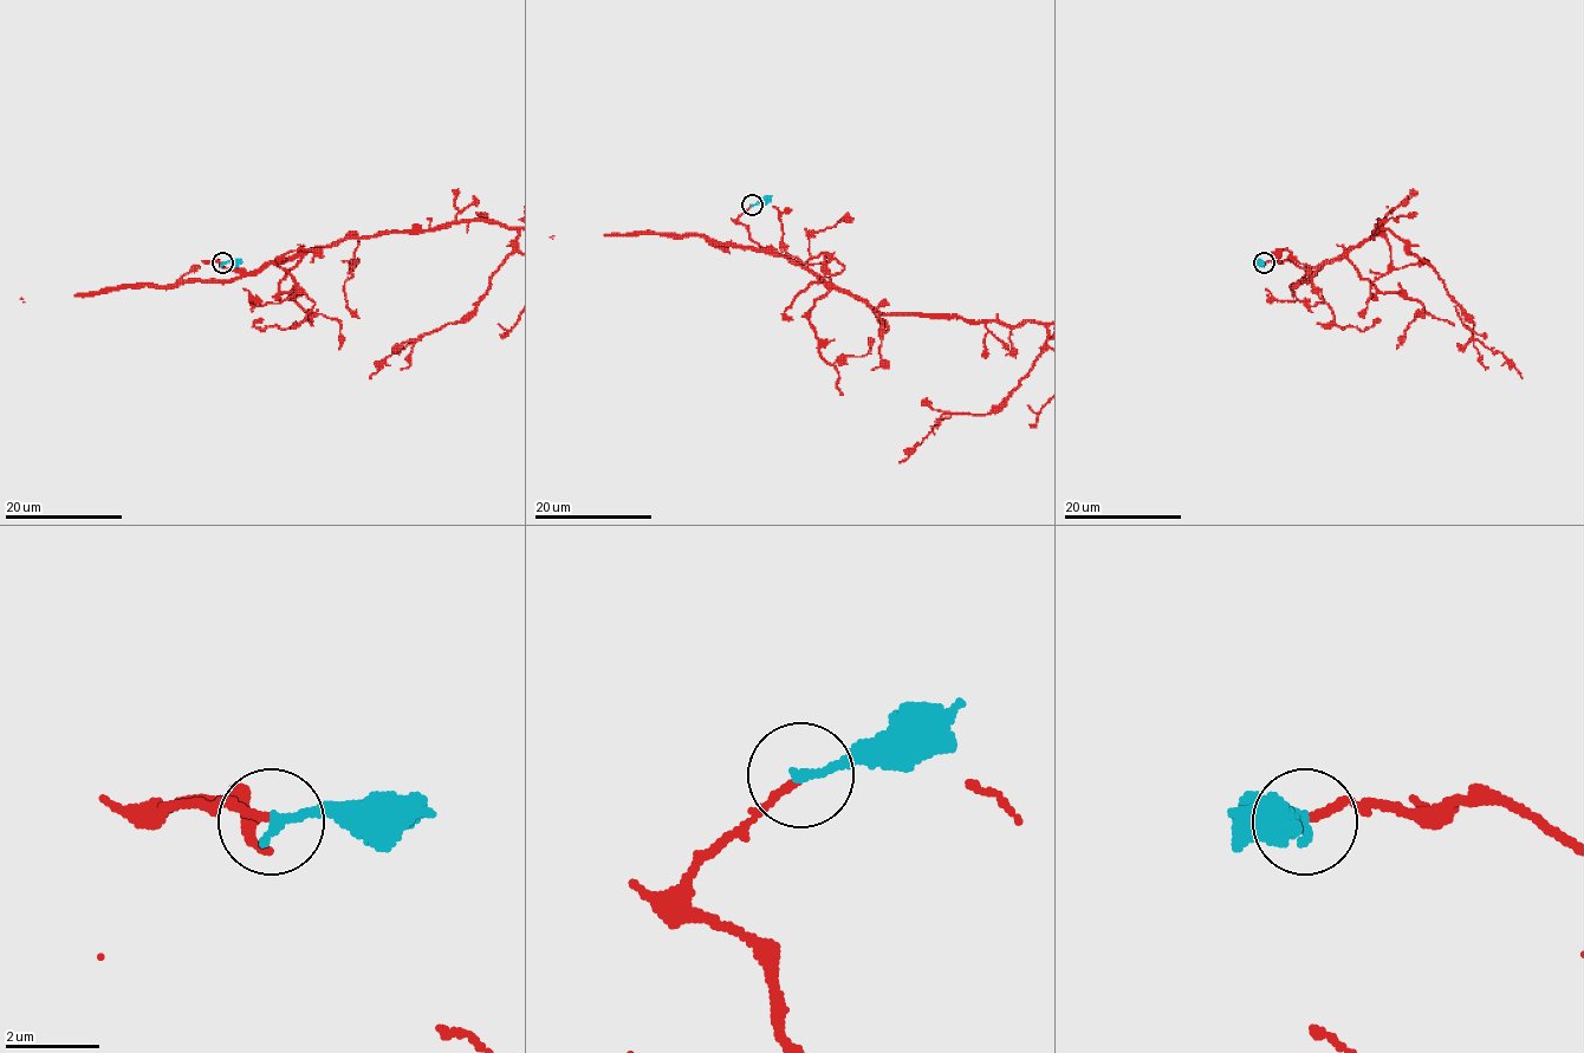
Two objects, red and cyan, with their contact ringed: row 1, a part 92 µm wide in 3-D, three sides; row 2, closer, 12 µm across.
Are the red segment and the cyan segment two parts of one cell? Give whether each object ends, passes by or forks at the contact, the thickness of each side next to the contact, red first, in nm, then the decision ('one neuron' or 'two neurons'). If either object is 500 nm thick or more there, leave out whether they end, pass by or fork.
red ends there; cyan ends there; 160 nm thick on the red side, 220 nm on the other; one neuron

